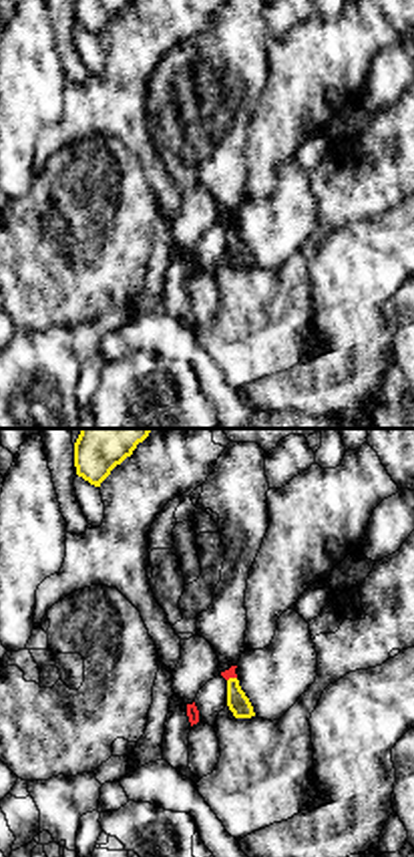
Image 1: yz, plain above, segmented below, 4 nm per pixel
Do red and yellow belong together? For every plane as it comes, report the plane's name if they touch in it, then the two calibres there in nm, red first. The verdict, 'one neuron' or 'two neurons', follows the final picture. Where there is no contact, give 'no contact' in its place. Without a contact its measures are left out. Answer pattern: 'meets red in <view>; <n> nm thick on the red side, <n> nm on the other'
meets red in yz; 40 nm thick on the red side, 90 nm on the other

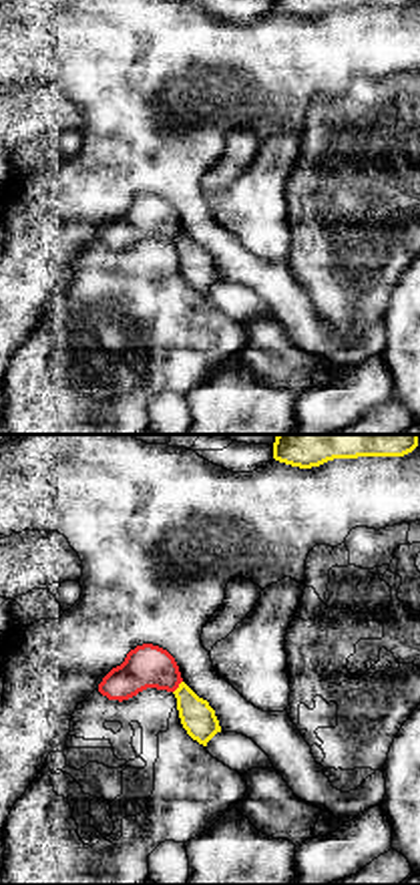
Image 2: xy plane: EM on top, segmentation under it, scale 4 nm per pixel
meets red in xy; 180 nm thick on the red side, 140 nm on the other

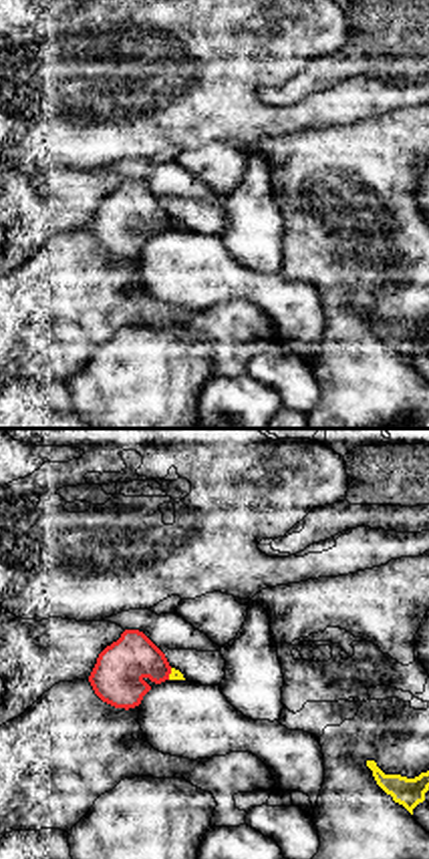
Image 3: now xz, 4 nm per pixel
meets red in xz; 200 nm thick on the red side, 50 nm on the other

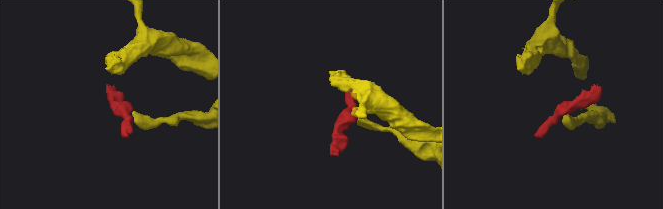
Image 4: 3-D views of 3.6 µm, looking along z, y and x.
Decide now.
two neurons

